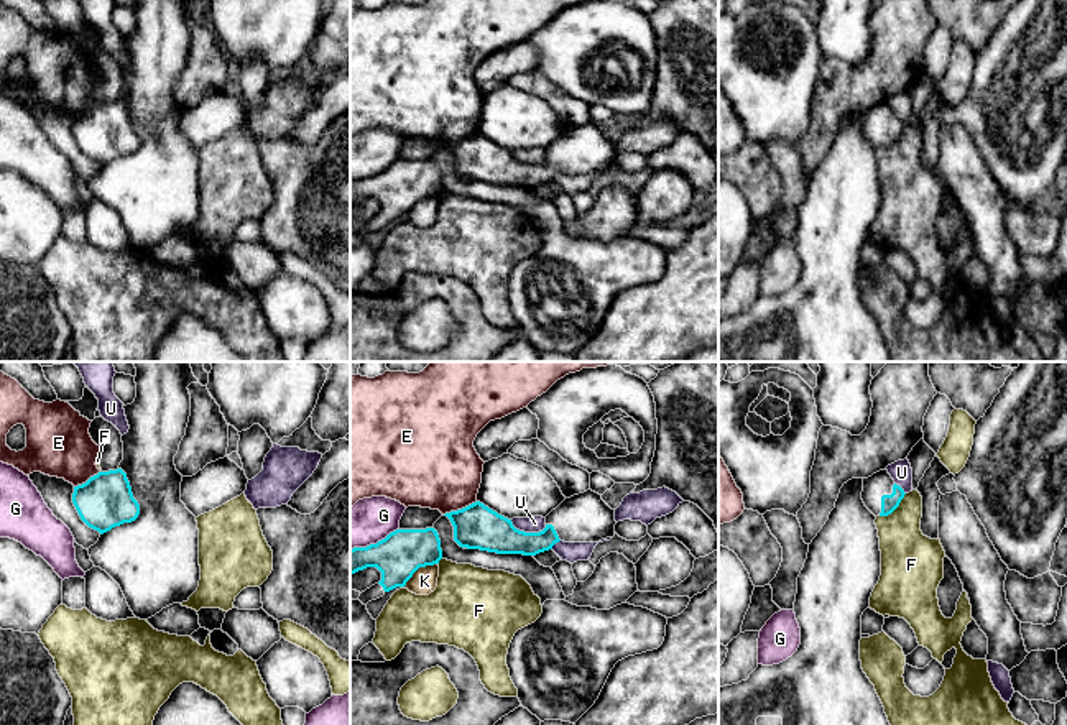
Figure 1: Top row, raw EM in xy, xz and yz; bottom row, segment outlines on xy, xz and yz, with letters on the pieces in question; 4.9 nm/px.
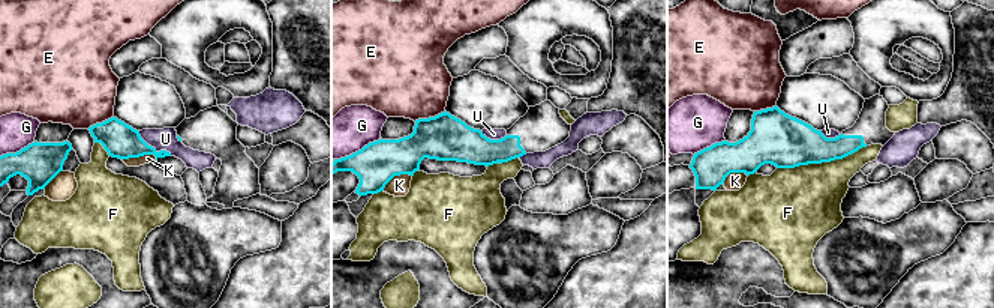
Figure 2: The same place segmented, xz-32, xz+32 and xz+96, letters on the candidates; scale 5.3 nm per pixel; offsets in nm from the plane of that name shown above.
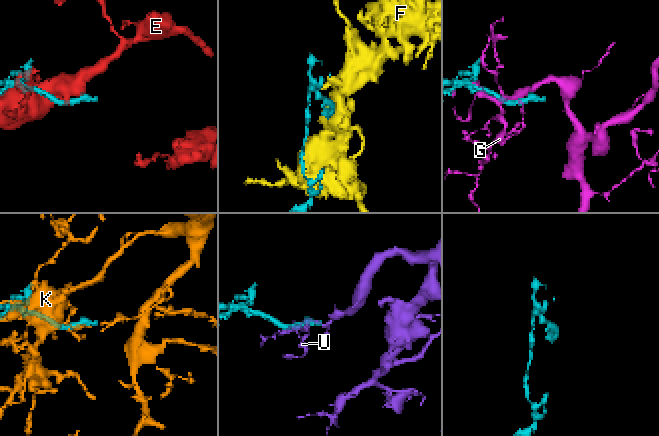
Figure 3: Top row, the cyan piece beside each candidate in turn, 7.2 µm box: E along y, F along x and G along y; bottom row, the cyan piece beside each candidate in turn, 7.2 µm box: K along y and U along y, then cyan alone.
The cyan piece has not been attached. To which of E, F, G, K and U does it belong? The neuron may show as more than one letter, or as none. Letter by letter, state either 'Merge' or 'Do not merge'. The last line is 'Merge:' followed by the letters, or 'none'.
E: Do not merge
F: Do not merge
G: Do not merge
K: Do not merge
U: Do not merge
Merge: none

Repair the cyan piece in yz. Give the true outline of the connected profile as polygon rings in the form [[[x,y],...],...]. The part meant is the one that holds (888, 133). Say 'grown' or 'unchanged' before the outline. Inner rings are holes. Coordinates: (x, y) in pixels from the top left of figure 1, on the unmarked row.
grown; [[[886,100],[863,110],[861,132],[875,148],[891,146],[904,127],[904,122],[894,115]]]

